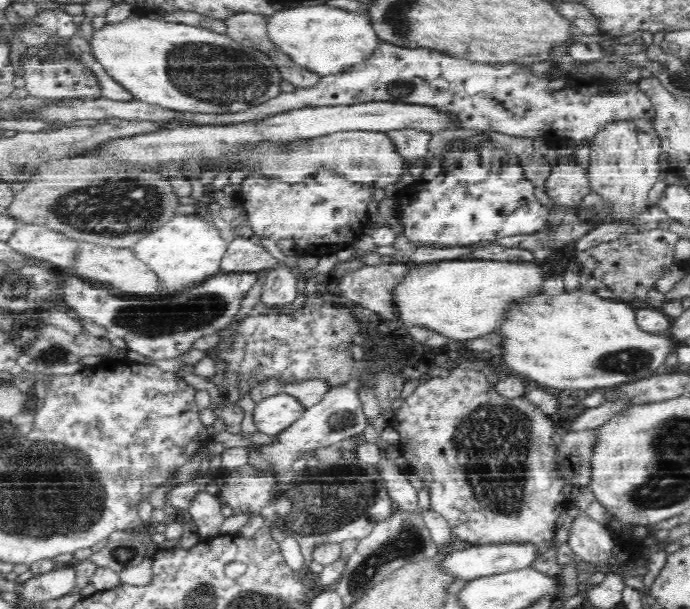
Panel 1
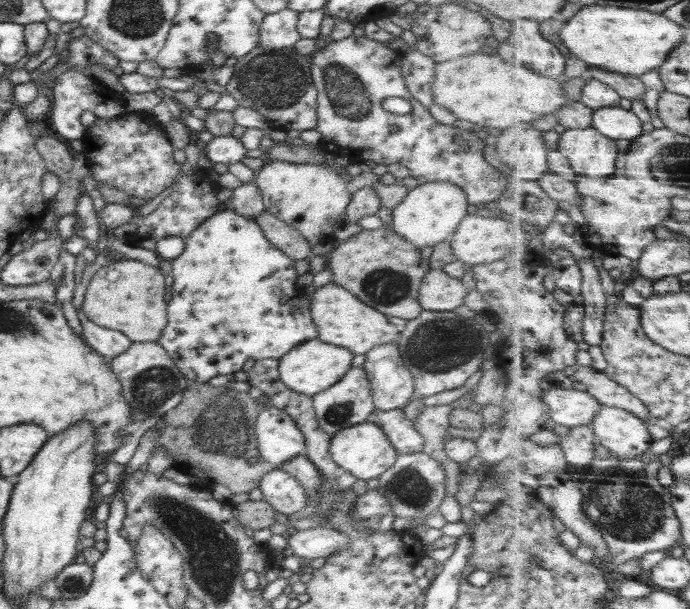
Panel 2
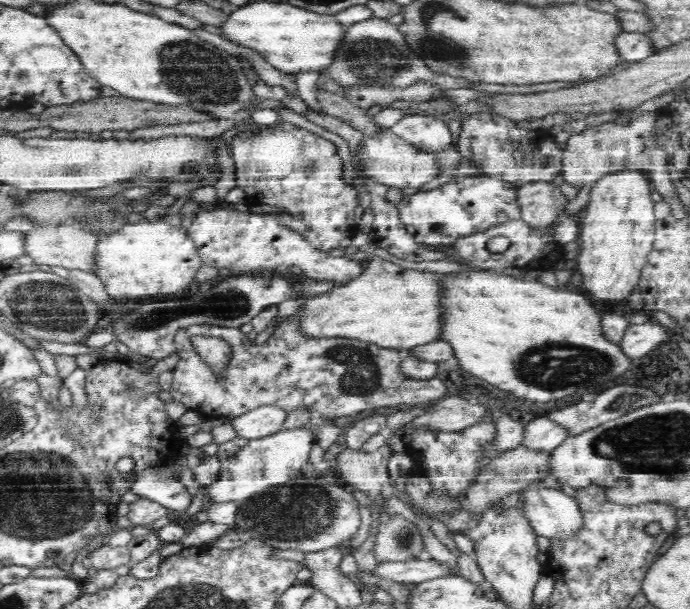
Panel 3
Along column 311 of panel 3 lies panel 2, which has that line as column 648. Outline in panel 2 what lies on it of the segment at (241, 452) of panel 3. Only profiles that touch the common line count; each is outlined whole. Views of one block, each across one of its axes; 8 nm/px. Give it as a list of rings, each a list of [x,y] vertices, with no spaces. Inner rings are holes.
[[[603,403],[591,426],[601,444],[620,458],[642,458],[654,446],[649,425],[626,408]]]

